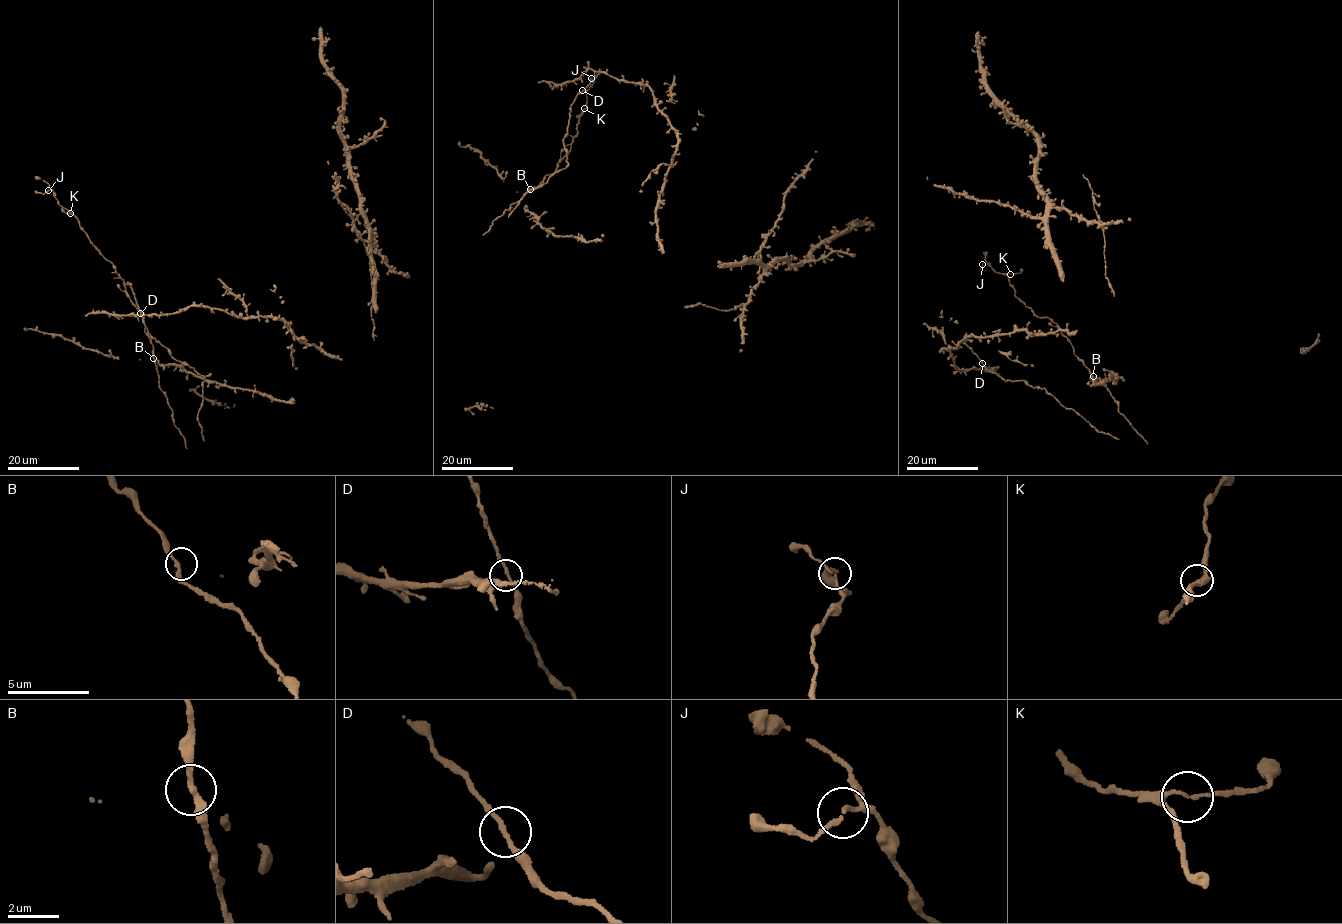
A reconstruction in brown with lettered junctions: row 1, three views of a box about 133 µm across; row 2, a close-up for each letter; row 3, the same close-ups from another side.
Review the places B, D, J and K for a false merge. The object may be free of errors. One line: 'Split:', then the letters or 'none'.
Split: none

